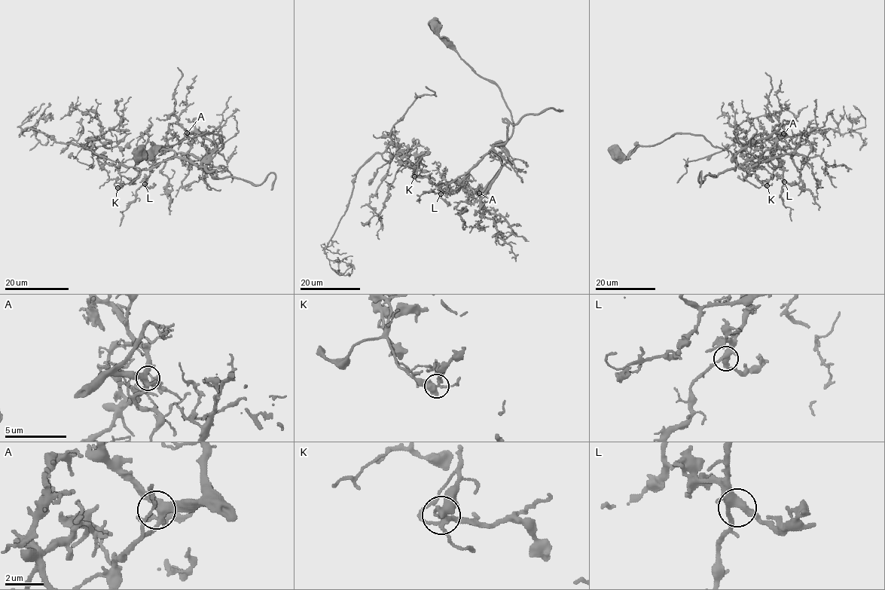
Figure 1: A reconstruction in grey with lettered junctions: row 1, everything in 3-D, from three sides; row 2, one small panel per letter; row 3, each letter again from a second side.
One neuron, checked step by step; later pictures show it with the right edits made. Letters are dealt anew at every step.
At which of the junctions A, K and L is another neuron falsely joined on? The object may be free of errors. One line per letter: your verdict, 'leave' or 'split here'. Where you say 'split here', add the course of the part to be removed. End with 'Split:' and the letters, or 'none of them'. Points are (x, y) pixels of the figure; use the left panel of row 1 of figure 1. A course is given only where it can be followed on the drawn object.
A: leave
K: split here; course (117, 188), (120, 172), (90, 148), (58, 143), (30, 127), (21, 132), (36, 125), (49, 102)
L: leave
Split: K

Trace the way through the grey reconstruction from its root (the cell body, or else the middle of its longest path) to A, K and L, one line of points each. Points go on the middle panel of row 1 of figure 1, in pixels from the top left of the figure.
A: (436, 25), (439, 36), (461, 59), (498, 87), (513, 123), (511, 136), (502, 144), (507, 161), (479, 193)
K: (436, 25), (439, 36), (461, 59), (498, 87), (513, 129), (506, 141), (447, 183), (415, 175)
L: (436, 25), (439, 36), (461, 59), (498, 87), (513, 123), (506, 141), (496, 143), (440, 194)

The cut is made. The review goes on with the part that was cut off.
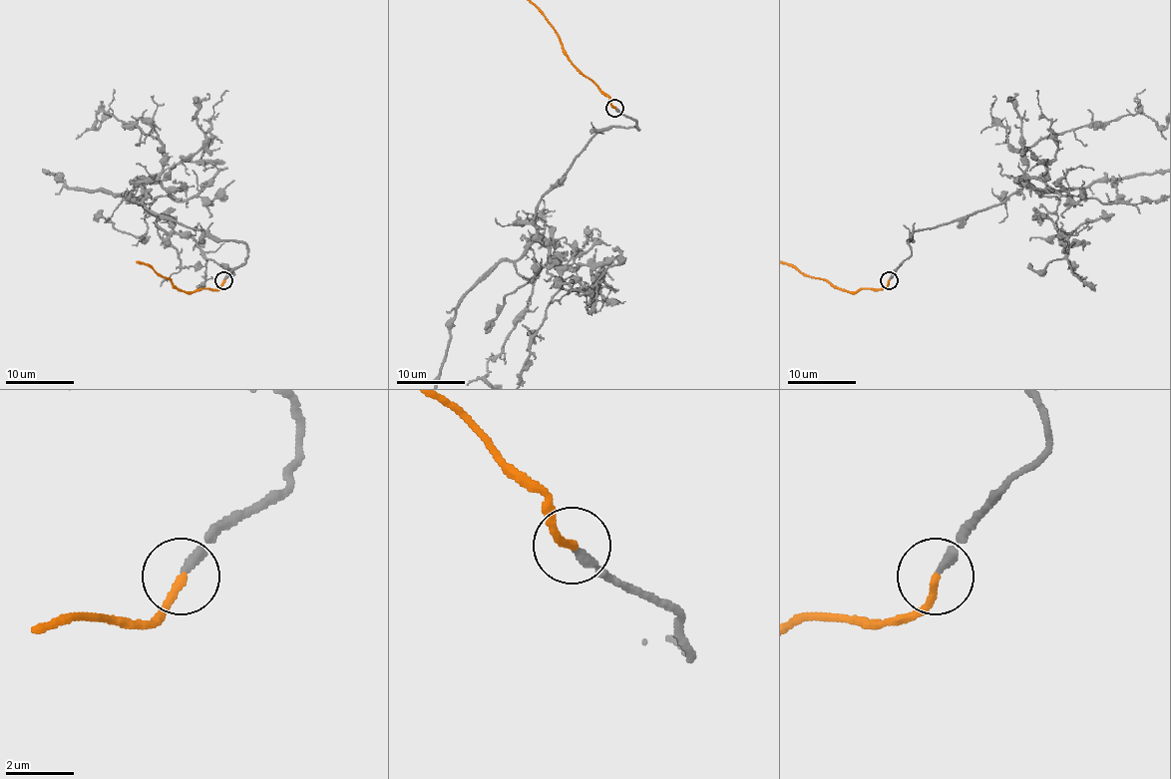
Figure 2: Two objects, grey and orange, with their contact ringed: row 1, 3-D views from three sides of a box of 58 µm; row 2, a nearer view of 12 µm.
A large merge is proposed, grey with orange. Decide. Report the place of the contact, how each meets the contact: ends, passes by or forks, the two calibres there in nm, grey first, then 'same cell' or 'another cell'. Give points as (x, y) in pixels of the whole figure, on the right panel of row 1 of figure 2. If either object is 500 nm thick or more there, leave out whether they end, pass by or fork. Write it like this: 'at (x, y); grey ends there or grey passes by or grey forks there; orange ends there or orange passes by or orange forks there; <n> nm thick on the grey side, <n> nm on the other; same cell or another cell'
at (889, 280); grey ends there; orange ends there; 280 nm thick on the grey side, 240 nm on the other; same cell

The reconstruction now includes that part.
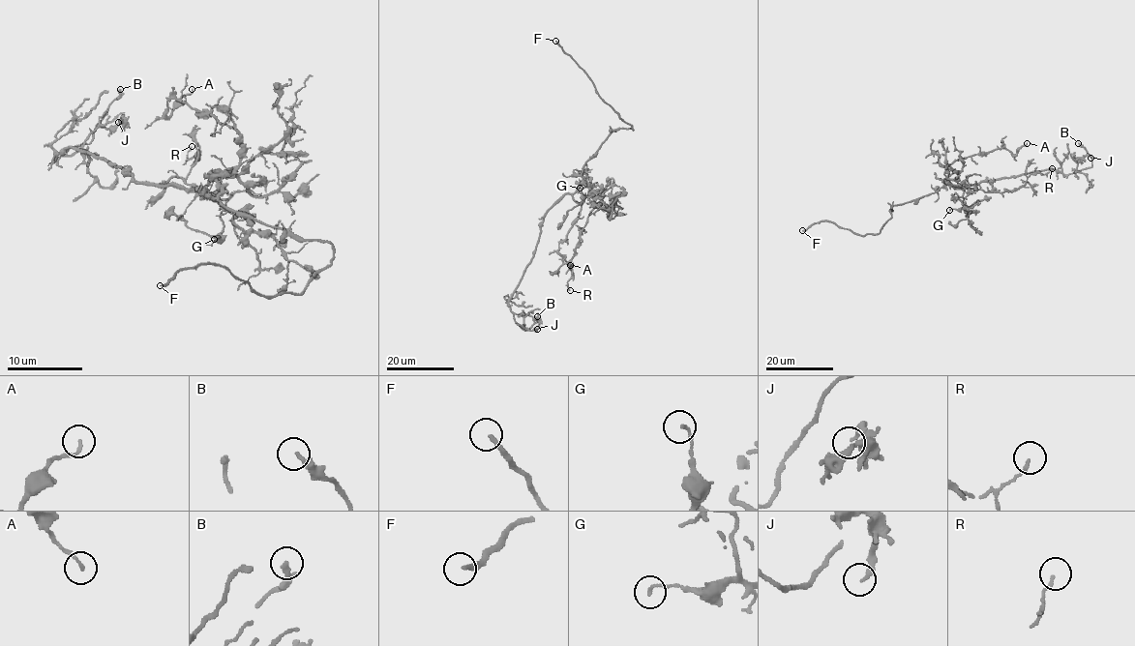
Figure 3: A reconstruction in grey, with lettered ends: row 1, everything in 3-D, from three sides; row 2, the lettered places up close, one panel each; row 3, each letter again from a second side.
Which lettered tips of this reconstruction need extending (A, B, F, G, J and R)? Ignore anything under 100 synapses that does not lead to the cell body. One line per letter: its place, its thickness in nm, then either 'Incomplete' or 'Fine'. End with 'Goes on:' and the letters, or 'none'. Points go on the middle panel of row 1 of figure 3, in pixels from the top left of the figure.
A: Place: (570, 265). Thickness 130 nm. Fine
B: Place: (537, 316). Thickness 240 nm. Fine
F: Place: (555, 41). Thickness 200 nm. Incomplete
G: Place: (580, 188). Thickness 120 nm. Fine
J: Place: (537, 329). Thickness 190 nm. Fine
R: Place: (570, 290). Thickness 130 nm. Fine
Goes on: F

